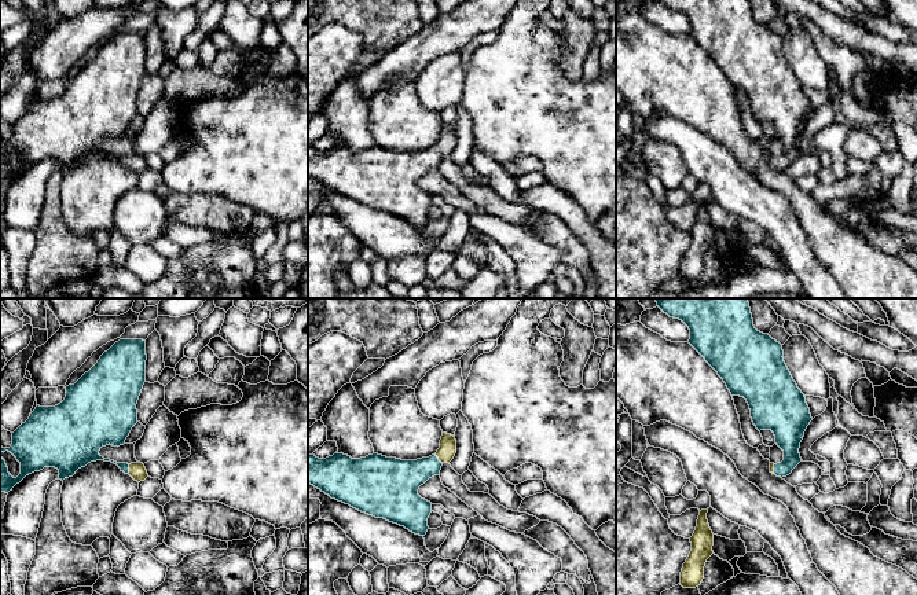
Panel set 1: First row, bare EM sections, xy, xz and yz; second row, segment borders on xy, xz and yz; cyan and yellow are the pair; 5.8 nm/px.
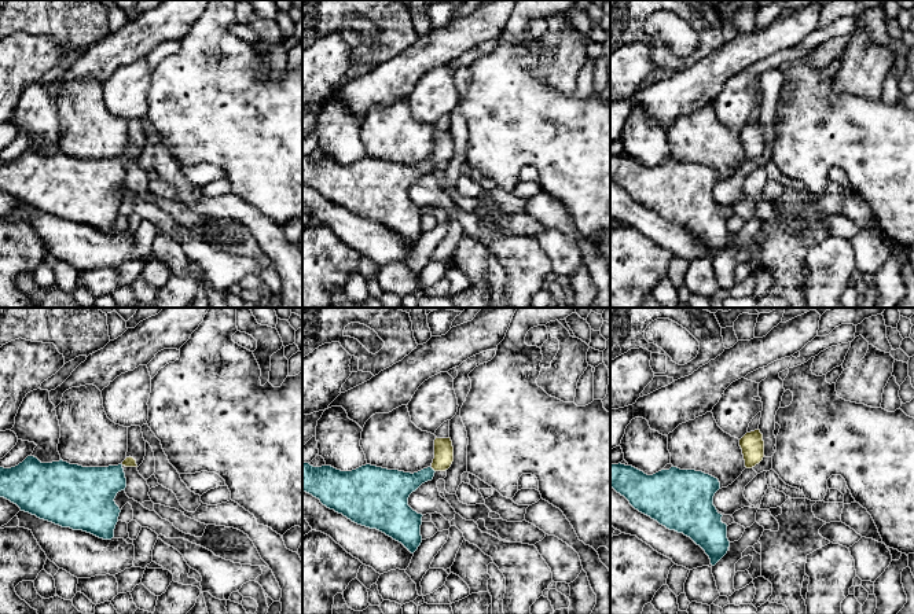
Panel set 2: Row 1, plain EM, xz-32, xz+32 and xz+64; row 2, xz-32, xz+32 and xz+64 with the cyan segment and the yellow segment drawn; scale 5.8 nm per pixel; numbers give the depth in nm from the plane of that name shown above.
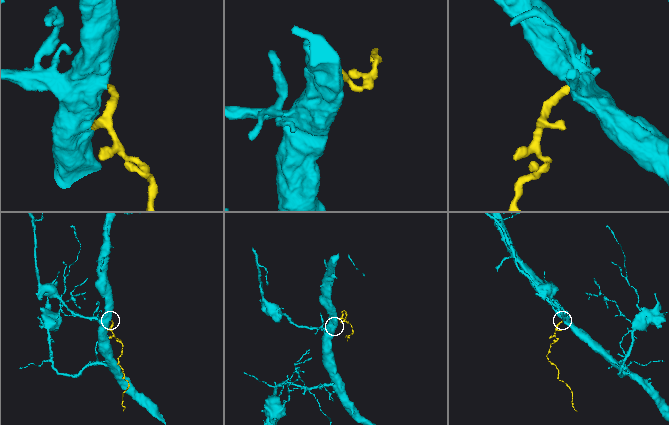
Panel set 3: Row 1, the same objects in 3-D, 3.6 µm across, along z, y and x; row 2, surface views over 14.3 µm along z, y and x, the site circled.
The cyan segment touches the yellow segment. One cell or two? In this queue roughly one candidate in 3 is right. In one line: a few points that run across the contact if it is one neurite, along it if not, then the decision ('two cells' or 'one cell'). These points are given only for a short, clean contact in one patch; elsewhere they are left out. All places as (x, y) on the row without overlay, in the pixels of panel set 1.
xy (113, 121), (96, 146), (128, 161), (138, 164) | one cell

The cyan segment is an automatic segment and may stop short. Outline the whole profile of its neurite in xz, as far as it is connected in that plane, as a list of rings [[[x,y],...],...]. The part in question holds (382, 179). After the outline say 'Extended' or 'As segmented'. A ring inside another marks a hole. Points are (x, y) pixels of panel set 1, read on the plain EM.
[[[443,125],[437,144],[429,150],[417,153],[401,153],[378,146],[360,151],[352,151],[338,144],[326,151],[308,147],[308,176],[320,181],[331,191],[349,197],[362,205],[384,210],[404,218],[415,227],[425,228],[429,221],[428,210],[432,205],[432,195],[422,191],[418,187],[418,181],[429,170],[440,168],[441,158],[450,155],[455,146],[455,129]]]. Extended

